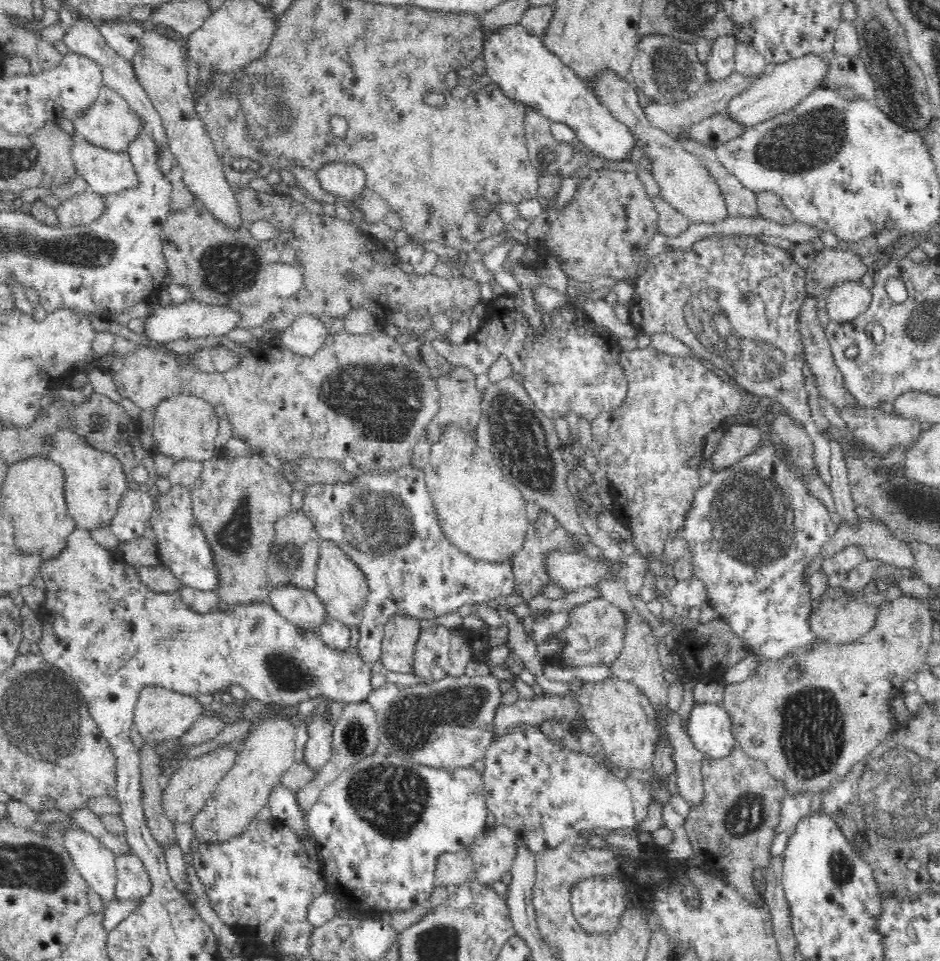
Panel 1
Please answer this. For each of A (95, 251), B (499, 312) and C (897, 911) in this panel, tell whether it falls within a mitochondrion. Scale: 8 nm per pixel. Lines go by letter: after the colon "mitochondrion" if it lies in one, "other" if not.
A: mitochondrion
B: other
C: other

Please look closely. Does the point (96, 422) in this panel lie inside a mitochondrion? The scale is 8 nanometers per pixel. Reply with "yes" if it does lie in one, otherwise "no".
yes

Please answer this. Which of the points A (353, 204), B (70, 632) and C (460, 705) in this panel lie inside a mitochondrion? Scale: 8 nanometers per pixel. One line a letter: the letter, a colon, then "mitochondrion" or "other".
A: other
B: other
C: mitochondrion

